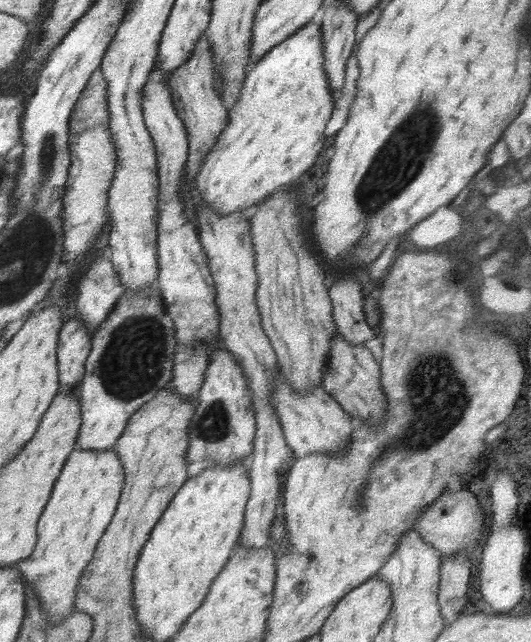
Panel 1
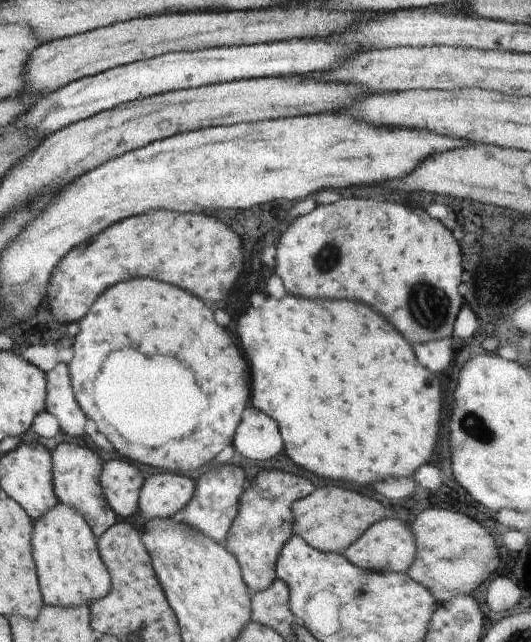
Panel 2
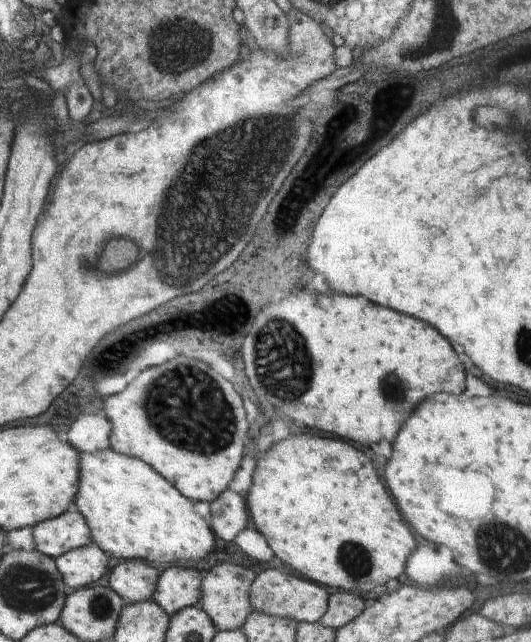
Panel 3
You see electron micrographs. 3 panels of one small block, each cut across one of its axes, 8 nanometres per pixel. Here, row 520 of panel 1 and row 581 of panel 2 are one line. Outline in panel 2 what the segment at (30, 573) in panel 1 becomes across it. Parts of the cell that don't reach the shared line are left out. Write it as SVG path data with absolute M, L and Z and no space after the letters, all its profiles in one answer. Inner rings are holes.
M58 501L33 521L31 551L44 605L89 606L93 600L105 597L111 589L111 578L99 555L97 538L74 507Z

